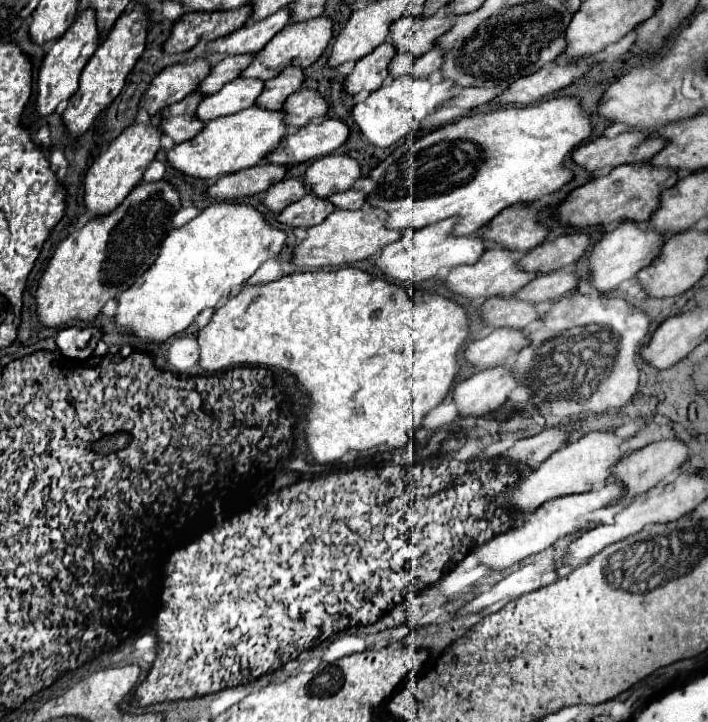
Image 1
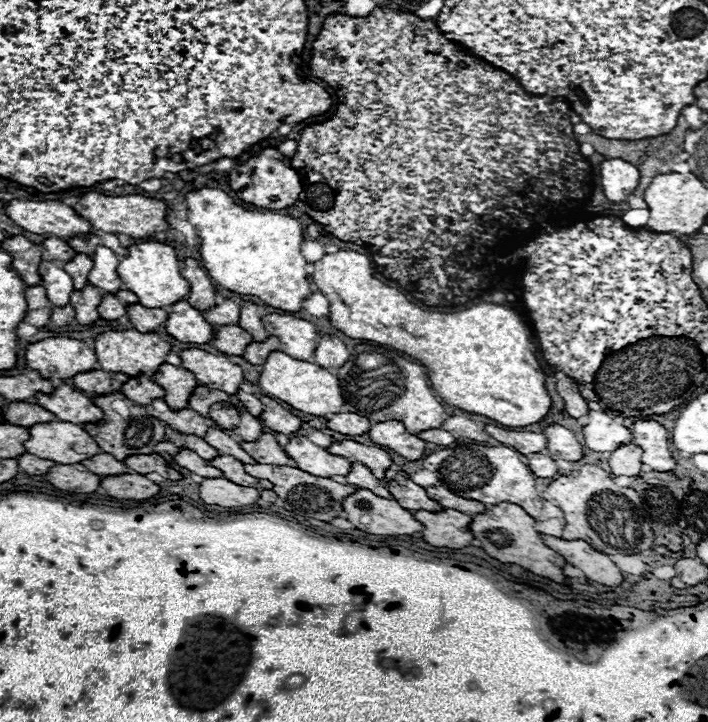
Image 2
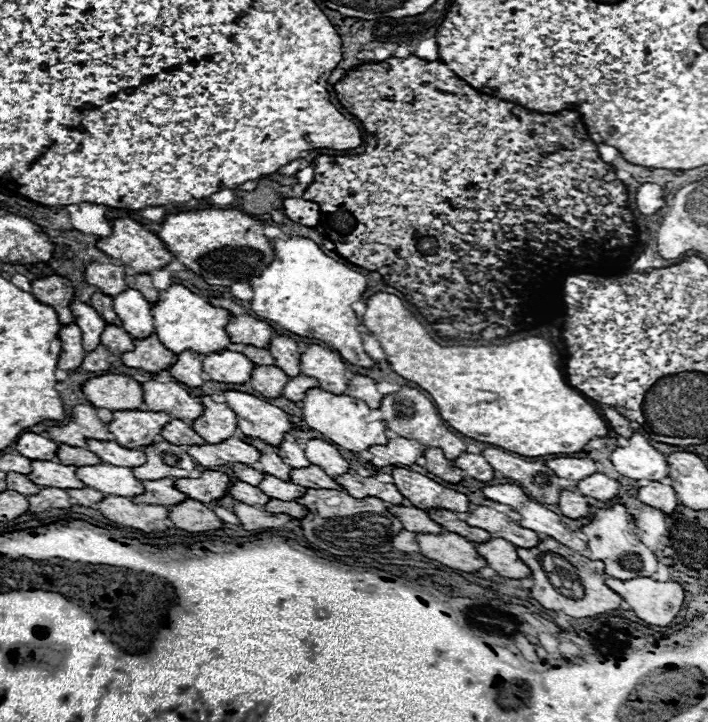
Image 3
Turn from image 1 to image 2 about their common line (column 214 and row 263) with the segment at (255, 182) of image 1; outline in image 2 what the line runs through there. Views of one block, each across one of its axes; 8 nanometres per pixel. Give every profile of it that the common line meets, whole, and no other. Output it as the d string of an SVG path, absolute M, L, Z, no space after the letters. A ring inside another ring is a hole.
M186 258L180 272L190 284L190 294L186 300L190 304L196 304L196 308L200 308L200 310L212 308L212 304L216 302L214 284L212 284L208 272L200 266L200 262L194 258Z

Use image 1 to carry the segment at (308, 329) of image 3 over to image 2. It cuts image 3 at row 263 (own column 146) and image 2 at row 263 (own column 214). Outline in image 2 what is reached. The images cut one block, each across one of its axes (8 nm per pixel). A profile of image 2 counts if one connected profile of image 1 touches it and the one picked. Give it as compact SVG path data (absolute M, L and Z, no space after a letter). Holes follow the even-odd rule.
M200 188L186 194L188 222L200 236L200 258L208 276L238 294L258 296L262 302L298 312L302 300L310 294L306 280L306 260L300 254L302 224L290 216L274 212L250 212L232 202L218 188Z

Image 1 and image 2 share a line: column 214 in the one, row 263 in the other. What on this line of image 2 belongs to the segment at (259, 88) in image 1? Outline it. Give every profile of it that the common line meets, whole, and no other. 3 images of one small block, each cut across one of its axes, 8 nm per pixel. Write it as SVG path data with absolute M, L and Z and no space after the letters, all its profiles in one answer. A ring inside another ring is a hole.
M98 246L98 248L94 250L92 260L94 260L94 266L92 266L92 270L88 272L88 280L90 280L96 288L100 288L100 292L116 292L116 290L124 288L122 280L120 280L118 274L116 274L118 258L116 258L116 254L114 254L110 248Z

